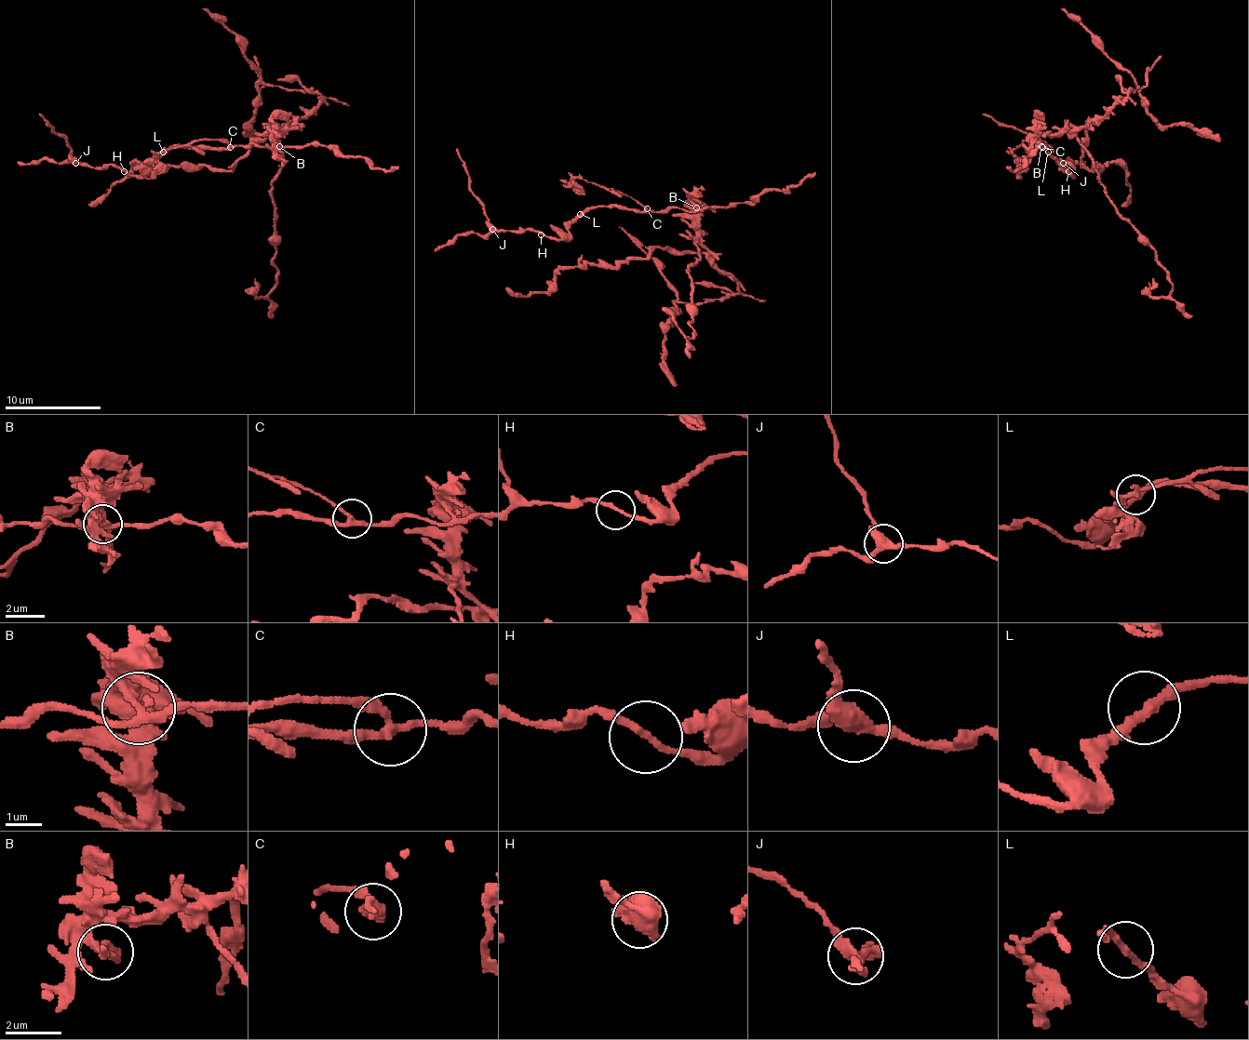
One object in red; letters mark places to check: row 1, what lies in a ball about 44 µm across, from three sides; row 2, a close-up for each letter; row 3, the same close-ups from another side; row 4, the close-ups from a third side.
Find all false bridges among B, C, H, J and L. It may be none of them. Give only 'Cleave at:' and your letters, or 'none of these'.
Cleave at: B, C, J

